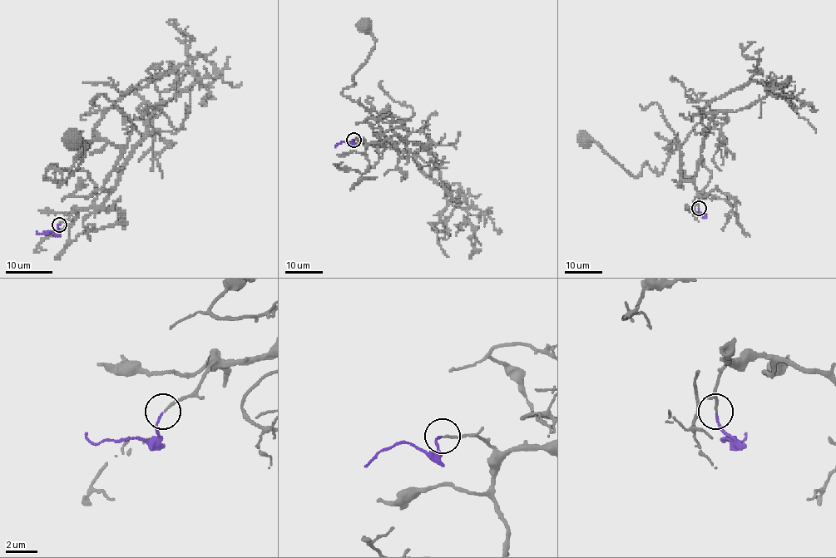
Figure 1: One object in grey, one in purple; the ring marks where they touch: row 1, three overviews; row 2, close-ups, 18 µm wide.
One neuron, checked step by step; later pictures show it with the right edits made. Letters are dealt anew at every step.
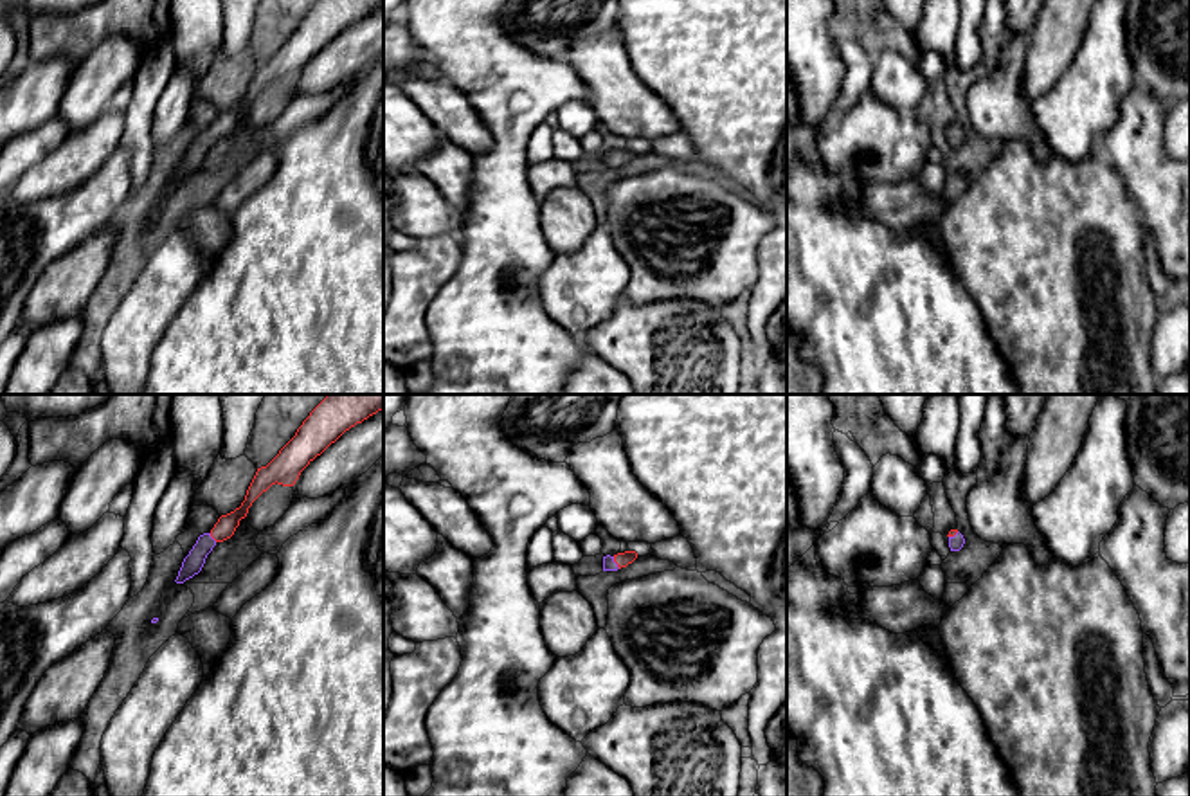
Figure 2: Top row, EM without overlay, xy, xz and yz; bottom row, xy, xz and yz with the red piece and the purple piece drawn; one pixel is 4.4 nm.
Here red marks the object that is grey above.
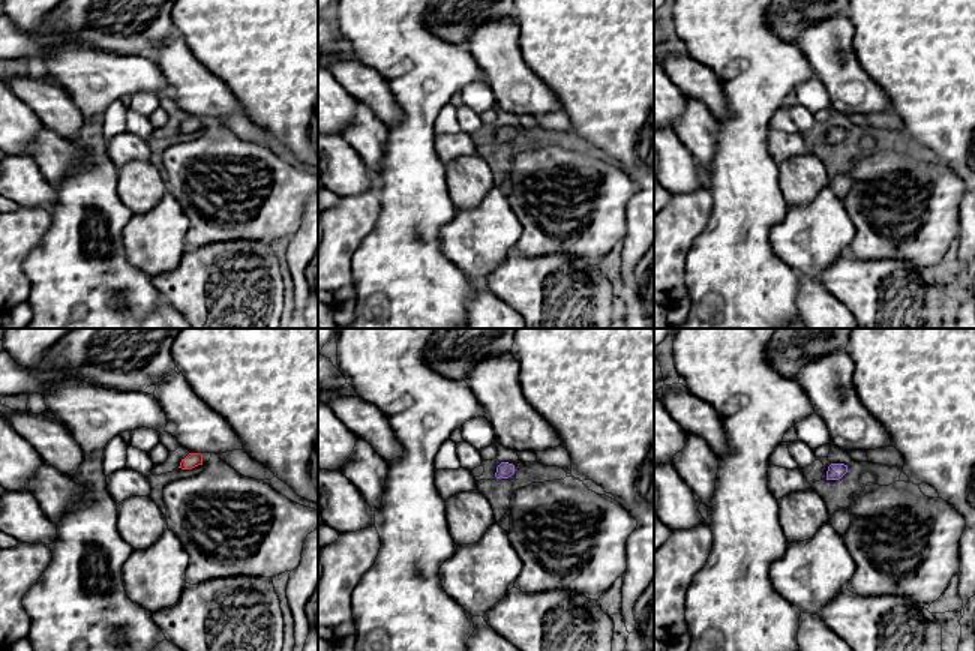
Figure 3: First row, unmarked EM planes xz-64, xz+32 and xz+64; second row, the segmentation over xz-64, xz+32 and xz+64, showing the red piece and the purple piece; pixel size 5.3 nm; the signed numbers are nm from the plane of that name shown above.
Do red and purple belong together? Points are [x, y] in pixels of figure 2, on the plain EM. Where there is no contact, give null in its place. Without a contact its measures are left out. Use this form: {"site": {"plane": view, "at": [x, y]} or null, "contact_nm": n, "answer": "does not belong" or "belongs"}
{"site": {"plane": "xz", "at": [614, 157]}, "contact_nm": 70, "answer": "belongs"}

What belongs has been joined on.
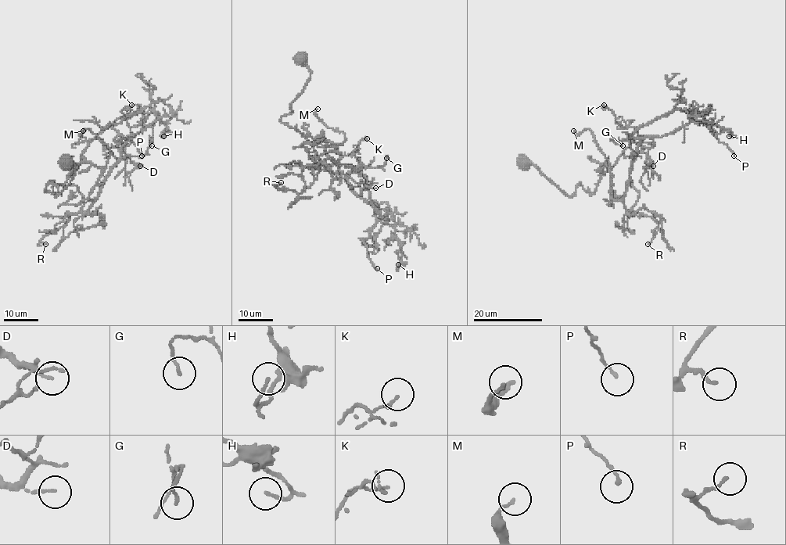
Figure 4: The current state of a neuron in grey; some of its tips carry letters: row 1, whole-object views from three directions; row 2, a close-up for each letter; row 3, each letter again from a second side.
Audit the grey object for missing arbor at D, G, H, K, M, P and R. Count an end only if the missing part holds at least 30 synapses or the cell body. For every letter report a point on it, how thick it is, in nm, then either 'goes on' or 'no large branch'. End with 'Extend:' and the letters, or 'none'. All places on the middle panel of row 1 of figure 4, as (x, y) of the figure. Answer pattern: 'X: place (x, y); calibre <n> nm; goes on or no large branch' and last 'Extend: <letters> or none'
D: place (375, 188); calibre 90 nm; no large branch
G: place (386, 158); calibre 120 nm; no large branch
H: place (398, 264); calibre 120 nm; no large branch
K: place (367, 138); calibre 120 nm; no large branch
M: place (317, 109); calibre 110 nm; no large branch
P: place (377, 268); calibre 110 nm; no large branch
R: place (281, 182); calibre 130 nm; no large branch
Extend: none

